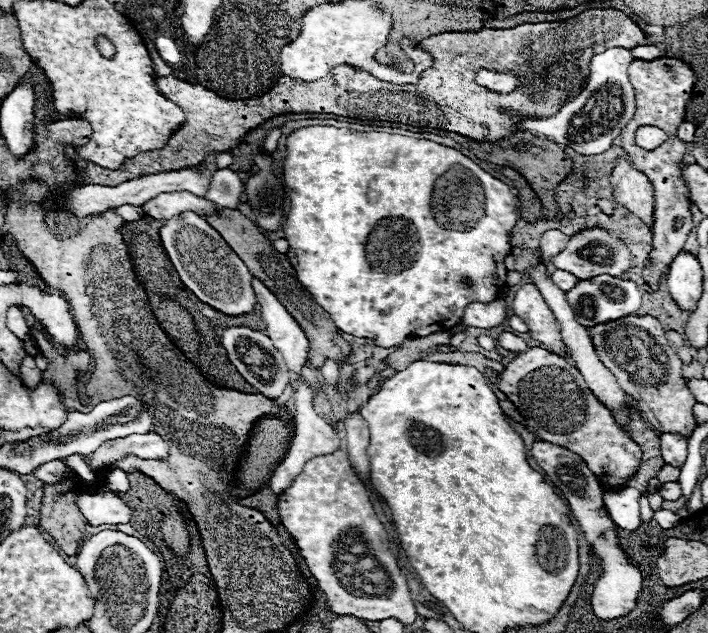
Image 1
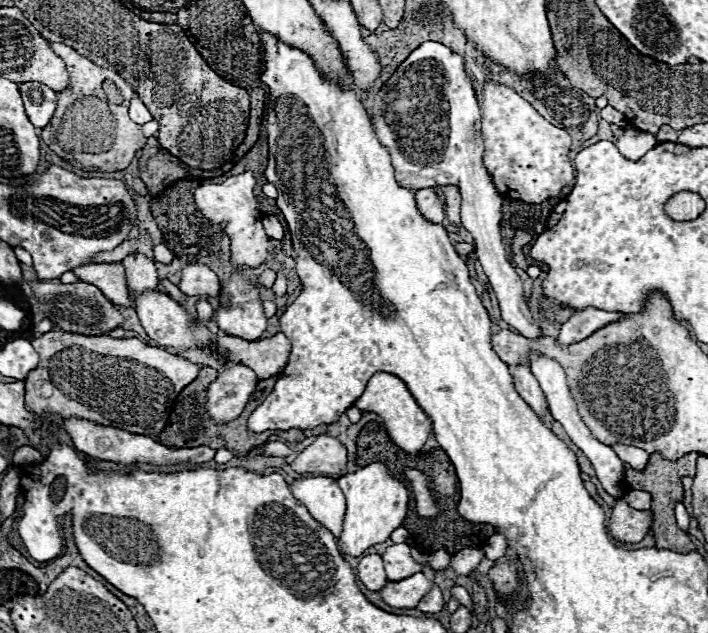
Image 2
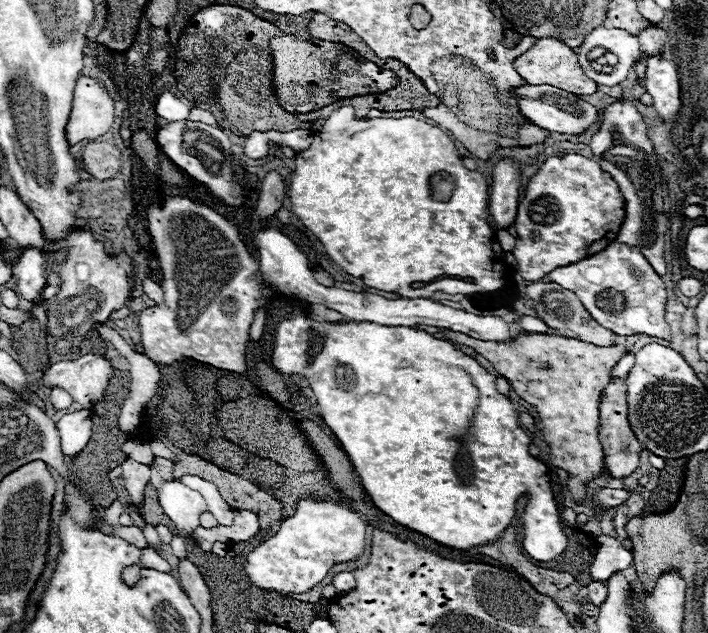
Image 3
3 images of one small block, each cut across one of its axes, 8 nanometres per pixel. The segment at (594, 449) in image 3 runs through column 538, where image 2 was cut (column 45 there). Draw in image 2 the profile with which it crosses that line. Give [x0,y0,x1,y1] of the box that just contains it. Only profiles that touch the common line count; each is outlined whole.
[26,330,202,438]

